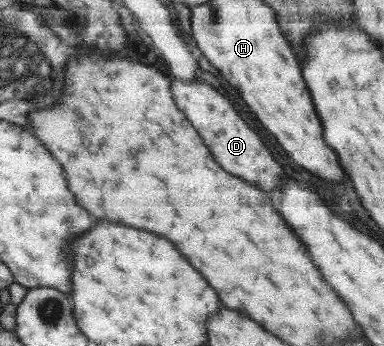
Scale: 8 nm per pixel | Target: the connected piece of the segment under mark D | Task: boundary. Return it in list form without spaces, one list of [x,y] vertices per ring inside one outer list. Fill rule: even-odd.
[[[173,80],[175,84],[175,100],[179,100],[179,108],[191,116],[191,124],[199,128],[199,136],[211,144],[211,152],[215,152],[215,160],[227,168],[227,172],[235,172],[235,176],[243,176],[243,180],[251,180],[251,184],[259,184],[259,188],[271,192],[279,176],[283,174],[281,166],[273,160],[273,154],[263,146],[259,136],[243,122],[243,118],[235,112],[223,94],[219,94],[211,84],[193,80],[193,82],[181,82]]]

